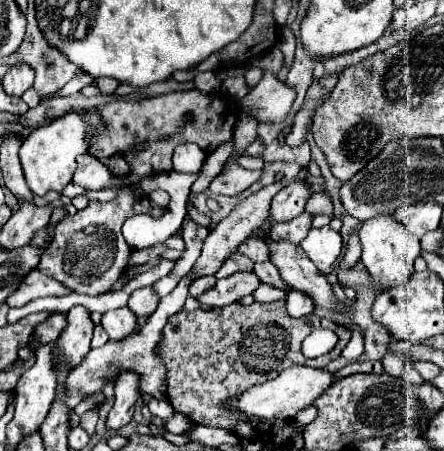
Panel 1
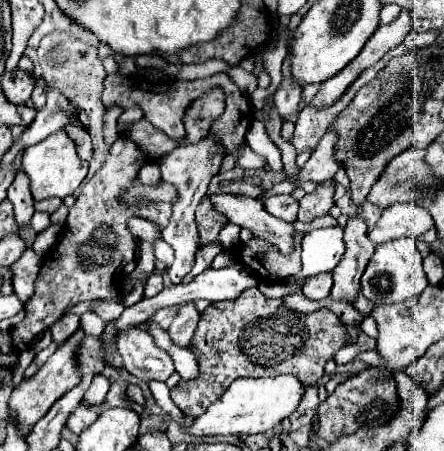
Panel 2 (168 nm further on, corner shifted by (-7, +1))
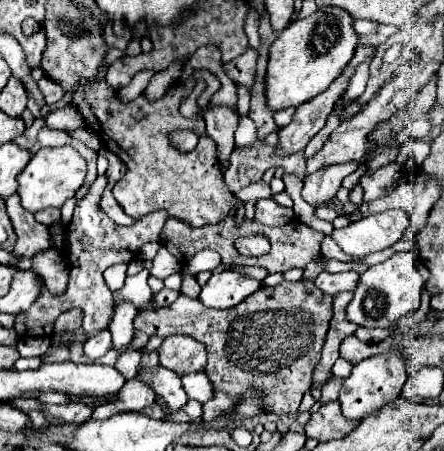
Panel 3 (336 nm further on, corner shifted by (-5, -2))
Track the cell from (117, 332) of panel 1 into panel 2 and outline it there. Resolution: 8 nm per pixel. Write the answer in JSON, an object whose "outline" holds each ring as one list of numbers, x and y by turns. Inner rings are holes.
{"outline":[[130,327,128,331,122,331,118,351,124,359,124,369,140,381,168,381,174,373,172,357,142,329]]}

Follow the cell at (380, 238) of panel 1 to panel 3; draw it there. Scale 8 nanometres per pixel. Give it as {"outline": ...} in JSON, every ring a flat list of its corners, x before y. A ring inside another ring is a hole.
{"outline":[[396,252,386,262,376,264,360,274,360,280,354,290,354,300,346,308,346,316,350,322,366,328,388,328,400,316,410,314,420,308,420,292,424,288,424,280,414,268,410,252]]}

